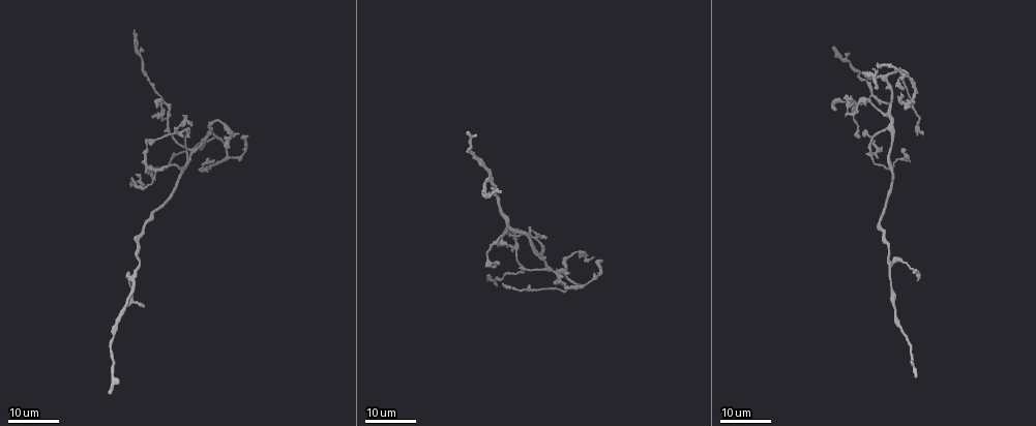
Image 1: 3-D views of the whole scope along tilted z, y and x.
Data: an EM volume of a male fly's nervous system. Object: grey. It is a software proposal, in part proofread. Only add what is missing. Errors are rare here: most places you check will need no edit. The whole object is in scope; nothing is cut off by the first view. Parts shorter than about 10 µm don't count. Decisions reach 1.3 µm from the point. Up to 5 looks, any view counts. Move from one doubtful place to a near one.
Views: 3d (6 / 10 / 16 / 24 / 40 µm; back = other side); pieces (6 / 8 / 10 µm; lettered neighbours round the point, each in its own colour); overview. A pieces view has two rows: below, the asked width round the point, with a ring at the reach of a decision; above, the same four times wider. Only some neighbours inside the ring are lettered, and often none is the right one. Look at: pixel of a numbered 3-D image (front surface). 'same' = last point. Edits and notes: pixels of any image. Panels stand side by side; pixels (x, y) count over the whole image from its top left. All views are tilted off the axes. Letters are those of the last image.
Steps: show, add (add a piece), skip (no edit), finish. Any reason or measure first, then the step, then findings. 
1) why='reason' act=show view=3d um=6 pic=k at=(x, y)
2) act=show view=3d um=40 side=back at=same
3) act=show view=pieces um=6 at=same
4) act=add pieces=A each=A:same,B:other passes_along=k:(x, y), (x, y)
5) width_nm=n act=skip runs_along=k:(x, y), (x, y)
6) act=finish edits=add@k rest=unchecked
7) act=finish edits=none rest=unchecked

why='free end' act=show view=3d um=16 pic=1 at=(215, 161)

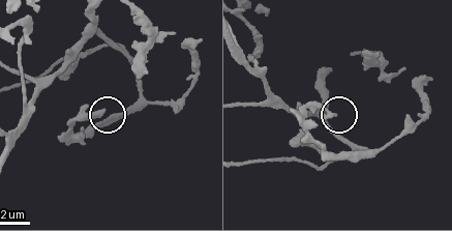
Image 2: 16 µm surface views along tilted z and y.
act=show view=pieces um=6 pic=2 at=(101, 110)

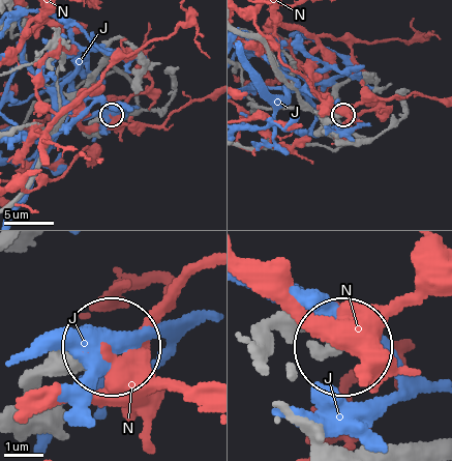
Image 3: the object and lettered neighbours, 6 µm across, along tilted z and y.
act=skip each=J:other,N:other found='no lettered piece goes on from it'

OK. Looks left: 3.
why='branch stops here' act=show view=3d um=24 pic=1 at=(509, 285)

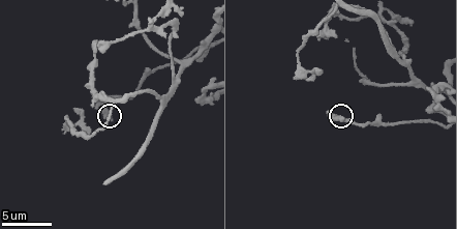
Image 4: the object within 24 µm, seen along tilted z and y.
act=show view=pieces um=8 pic=4 at=(342, 117)

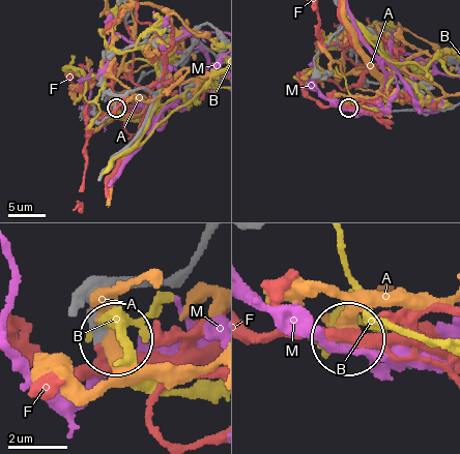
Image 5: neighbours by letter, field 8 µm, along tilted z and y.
act=skip each=A:other,B:other,F:other,M:other found='none of them fits'

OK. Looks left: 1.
act=finish edits=none rest=unchecked

